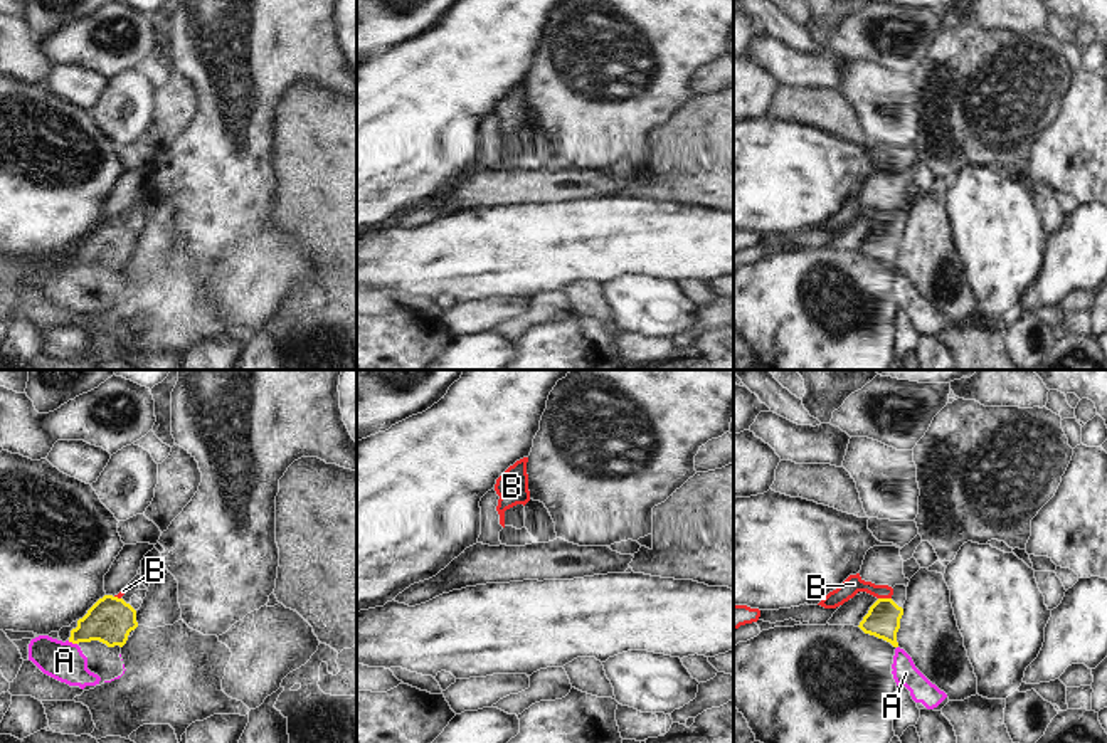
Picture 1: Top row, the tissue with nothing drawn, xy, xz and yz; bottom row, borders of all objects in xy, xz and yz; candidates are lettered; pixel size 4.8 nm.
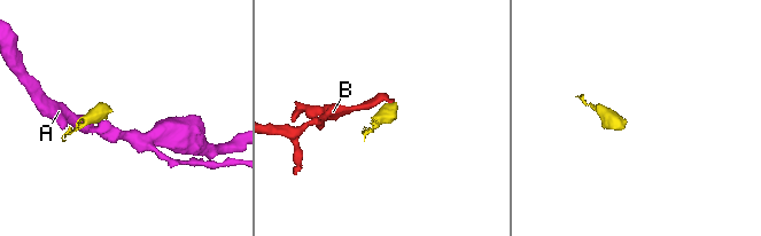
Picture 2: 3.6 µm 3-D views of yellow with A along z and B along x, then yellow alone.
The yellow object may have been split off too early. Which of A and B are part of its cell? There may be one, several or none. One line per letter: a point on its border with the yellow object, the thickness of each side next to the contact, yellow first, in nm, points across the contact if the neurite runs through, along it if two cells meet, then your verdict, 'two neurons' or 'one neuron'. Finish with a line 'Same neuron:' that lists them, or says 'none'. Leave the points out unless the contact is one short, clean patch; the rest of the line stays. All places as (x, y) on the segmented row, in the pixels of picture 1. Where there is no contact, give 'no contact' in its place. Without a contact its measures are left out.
A: meets yellow in xy at (73, 642); 220 nm thick on the yellow side, 190 nm on the other; border along xy (68, 641), (76, 644); two neurons
B: meets yellow in yz at (885, 599); 160 nm thick on the yellow side, 90 nm on the other; two neurons
Same neuron: none

